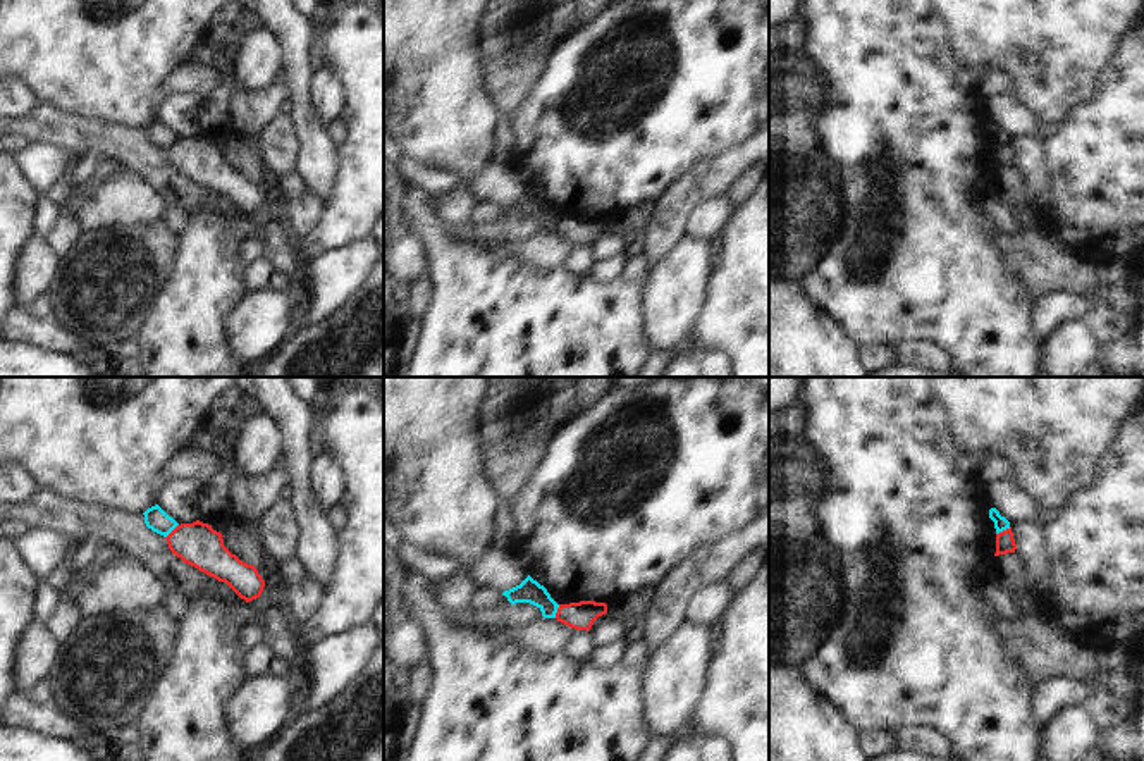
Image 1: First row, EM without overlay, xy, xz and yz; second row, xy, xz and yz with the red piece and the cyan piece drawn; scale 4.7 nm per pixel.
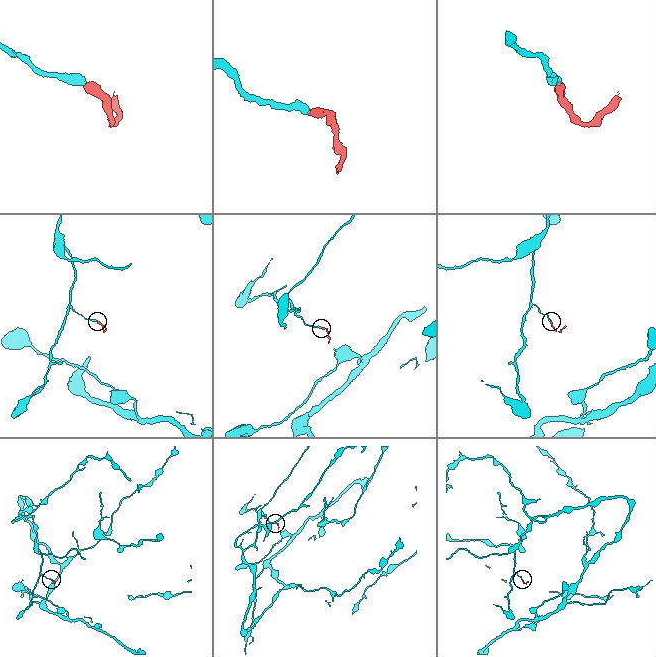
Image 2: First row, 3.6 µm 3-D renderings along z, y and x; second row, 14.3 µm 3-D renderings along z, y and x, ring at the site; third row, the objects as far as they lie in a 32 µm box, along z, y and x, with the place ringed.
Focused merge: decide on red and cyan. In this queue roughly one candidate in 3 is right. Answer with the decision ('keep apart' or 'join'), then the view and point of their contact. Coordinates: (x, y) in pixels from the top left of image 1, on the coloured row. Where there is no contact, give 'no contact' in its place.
keep apart | yz (1003, 531)

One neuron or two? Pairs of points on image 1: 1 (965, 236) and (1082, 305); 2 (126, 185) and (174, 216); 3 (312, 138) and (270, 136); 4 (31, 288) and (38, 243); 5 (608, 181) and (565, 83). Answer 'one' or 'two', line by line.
1: two
2: two
3: two
4: one
5: one

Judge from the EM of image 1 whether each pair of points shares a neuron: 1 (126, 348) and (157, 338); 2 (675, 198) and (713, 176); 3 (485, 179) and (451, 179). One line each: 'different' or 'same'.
1: different
2: same
3: same

